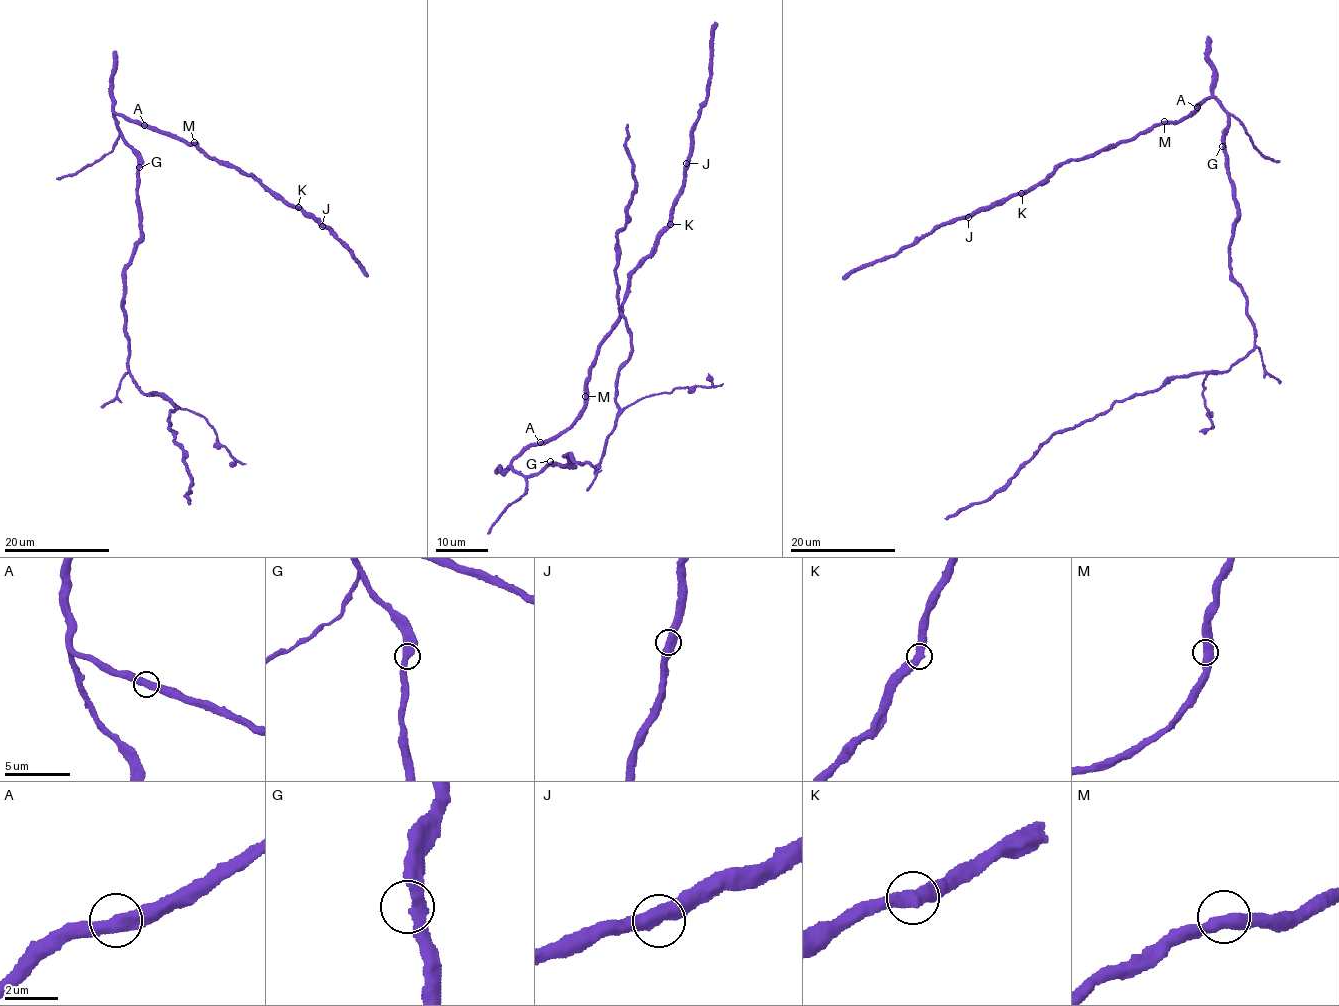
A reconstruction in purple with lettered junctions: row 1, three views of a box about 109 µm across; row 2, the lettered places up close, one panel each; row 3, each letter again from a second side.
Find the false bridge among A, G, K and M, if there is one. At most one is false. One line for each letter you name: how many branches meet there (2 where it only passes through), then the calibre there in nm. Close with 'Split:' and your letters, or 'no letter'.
Split: no letter

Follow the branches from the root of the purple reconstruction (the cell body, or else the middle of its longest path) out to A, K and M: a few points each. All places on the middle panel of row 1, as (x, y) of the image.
A: (550, 465), (524, 476), (512, 467), (512, 462), (525, 449), (540, 442)
K: (550, 465), (524, 476), (512, 462), (559, 436), (581, 411), (588, 367), (620, 312), (629, 273), (669, 224)
M: (550, 465), (524, 476), (514, 469), (512, 462), (530, 447), (547, 443), (559, 436), (581, 411), (585, 396)

